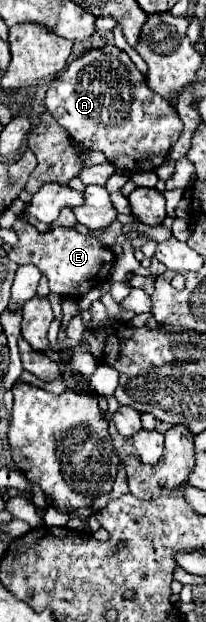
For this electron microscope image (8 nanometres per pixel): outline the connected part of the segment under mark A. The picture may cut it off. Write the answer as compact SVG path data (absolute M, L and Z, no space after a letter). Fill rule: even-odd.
M117 46L91 50L71 62L69 68L51 82L45 98L45 108L73 140L79 140L79 144L89 150L103 152L115 168L123 168L125 172L145 172L159 168L163 162L167 162L169 150L179 140L183 130L183 122L179 120L177 112L169 104L163 104L163 100L159 100L159 96L147 88L145 78L135 68L131 58Z

